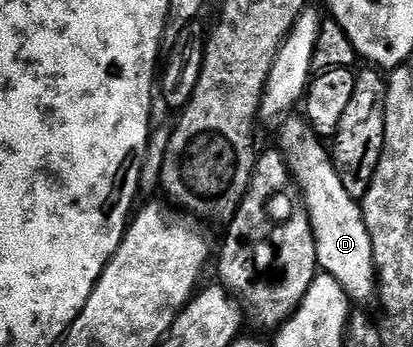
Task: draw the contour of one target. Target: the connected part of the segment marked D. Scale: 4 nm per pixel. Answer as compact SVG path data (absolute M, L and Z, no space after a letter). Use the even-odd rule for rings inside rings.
M290 116L281 123L282 143L280 149L290 164L306 200L310 223L314 232L319 267L330 274L344 288L351 303L375 301L379 293L378 264L374 259L372 236L362 215L359 199L348 196L344 180L334 167L334 160L327 143L315 134L305 117Z

